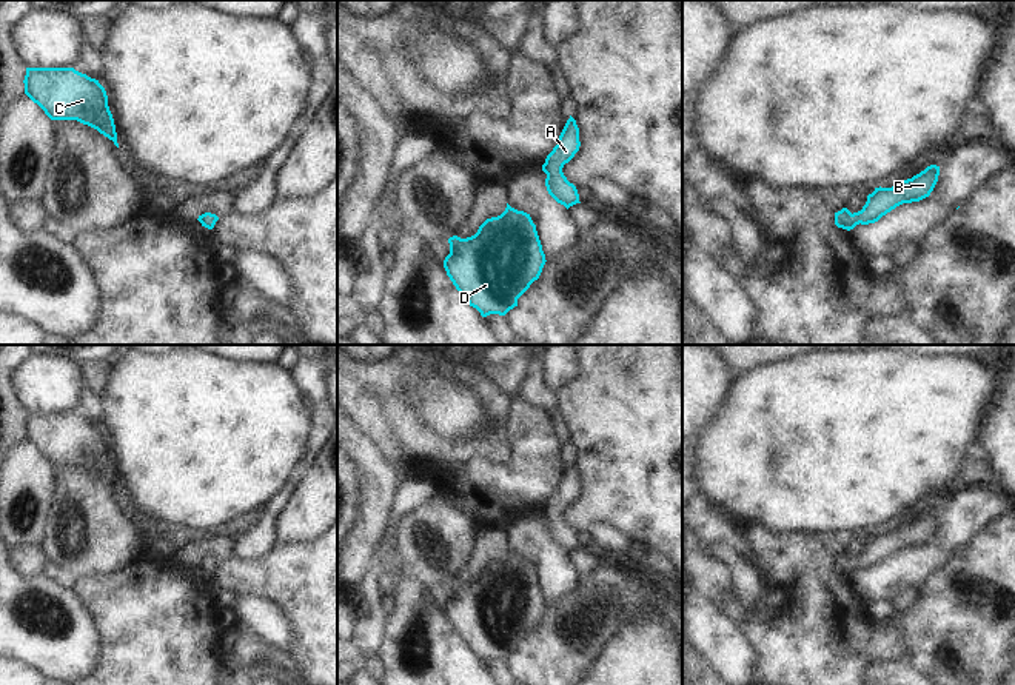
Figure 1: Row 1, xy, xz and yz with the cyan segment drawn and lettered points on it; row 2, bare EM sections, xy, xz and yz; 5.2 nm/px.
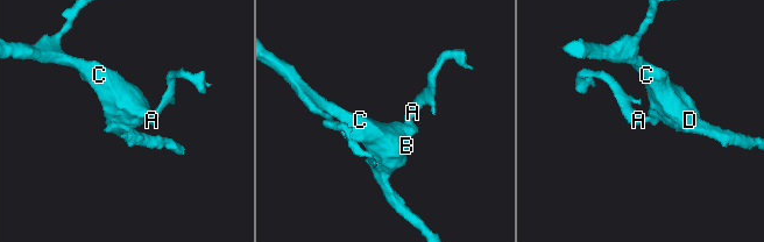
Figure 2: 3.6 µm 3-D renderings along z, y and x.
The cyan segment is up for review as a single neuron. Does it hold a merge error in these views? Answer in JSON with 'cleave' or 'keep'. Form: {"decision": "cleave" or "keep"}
{"decision": "keep"}

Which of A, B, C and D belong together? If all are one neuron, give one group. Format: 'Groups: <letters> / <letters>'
Groups: A B C D.

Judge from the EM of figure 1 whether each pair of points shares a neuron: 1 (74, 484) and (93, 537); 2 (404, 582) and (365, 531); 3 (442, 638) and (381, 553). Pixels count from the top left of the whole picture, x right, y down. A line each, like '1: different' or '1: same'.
1: same
2: different
3: same

